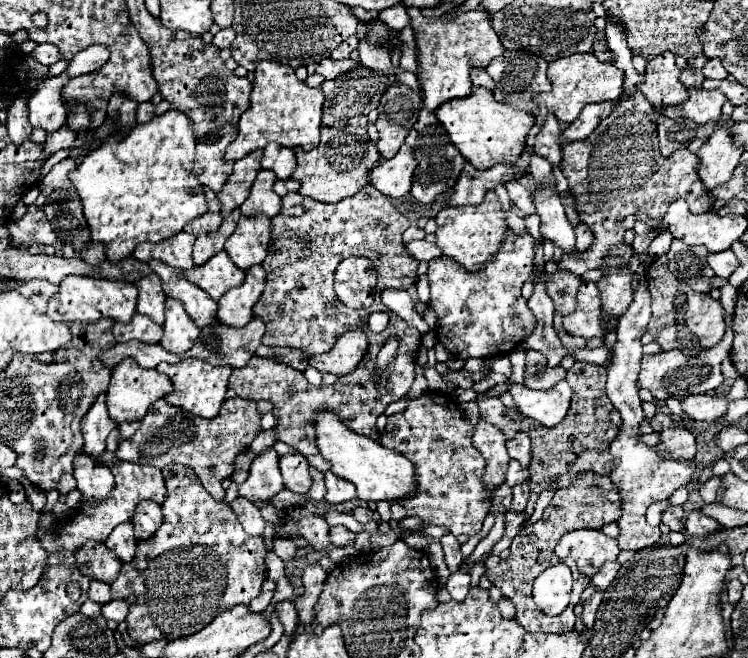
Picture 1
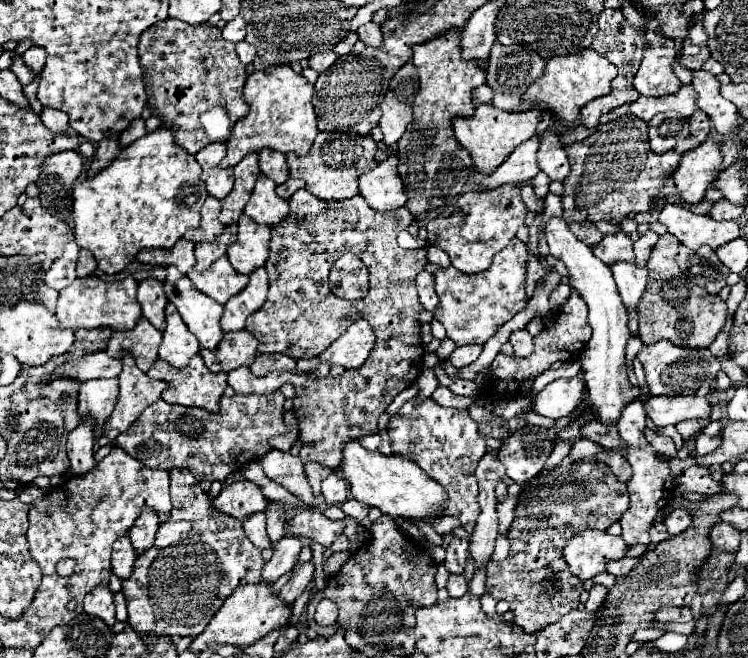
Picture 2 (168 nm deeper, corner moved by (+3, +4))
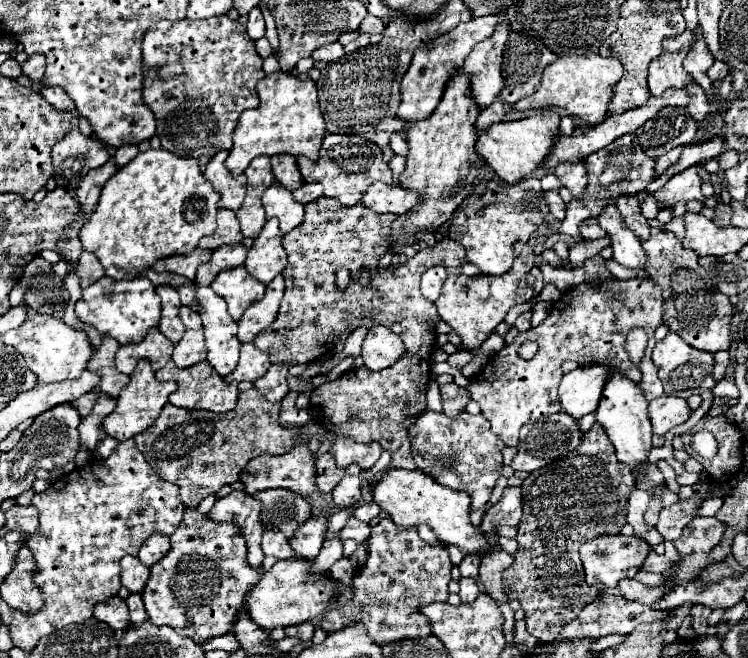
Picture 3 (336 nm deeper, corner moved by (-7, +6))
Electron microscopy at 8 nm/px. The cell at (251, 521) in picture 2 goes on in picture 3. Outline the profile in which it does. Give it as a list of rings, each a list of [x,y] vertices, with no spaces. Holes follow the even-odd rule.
[[[268,530],[262,536],[262,550],[266,556],[274,556],[278,560],[286,560],[294,556],[294,550],[288,542],[288,538],[284,534],[280,534],[278,530]]]

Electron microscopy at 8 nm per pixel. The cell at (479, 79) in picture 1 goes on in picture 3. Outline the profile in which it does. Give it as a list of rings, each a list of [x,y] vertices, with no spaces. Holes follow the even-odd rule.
[[[496,98],[496,102],[494,102],[492,106],[488,106],[488,108],[484,108],[484,110],[480,112],[478,122],[476,122],[478,134],[484,132],[484,130],[488,130],[488,128],[490,128],[492,124],[496,124],[496,122],[502,122],[502,116],[504,116],[504,106],[502,106],[500,98]]]

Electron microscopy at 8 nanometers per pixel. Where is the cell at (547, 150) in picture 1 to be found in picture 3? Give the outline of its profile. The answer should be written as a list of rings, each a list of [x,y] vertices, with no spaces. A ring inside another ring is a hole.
[[[562,162],[554,168],[556,176],[560,178],[560,182],[572,192],[572,196],[578,200],[584,194],[584,188],[588,186],[588,176],[586,176],[586,168],[582,162]]]

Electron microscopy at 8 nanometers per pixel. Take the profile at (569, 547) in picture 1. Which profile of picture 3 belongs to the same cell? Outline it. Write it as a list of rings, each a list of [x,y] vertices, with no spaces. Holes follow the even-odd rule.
[[[600,536],[594,538],[592,542],[586,542],[580,546],[580,558],[584,564],[586,572],[586,582],[598,590],[606,588],[616,588],[620,580],[624,578],[634,578],[638,570],[642,568],[646,556],[650,552],[650,546],[638,538],[638,536]]]

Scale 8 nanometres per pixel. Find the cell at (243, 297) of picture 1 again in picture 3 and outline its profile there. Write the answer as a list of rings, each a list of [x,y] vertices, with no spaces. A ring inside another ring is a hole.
[[[278,276],[268,288],[266,288],[266,296],[252,304],[246,312],[244,318],[238,322],[238,340],[244,342],[252,342],[260,332],[264,332],[278,316],[278,308],[280,308],[280,300],[284,296],[284,278]]]

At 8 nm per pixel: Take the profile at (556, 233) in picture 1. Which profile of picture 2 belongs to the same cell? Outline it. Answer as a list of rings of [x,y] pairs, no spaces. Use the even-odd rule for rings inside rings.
[[[556,216],[548,218],[548,222],[544,226],[544,236],[550,246],[550,254],[566,264],[572,290],[576,290],[588,304],[588,310],[590,310],[588,324],[592,326],[594,334],[588,340],[580,362],[582,362],[584,382],[590,392],[590,406],[596,410],[596,418],[600,422],[612,424],[618,420],[618,416],[622,412],[622,404],[626,400],[630,400],[630,396],[640,394],[638,388],[630,386],[628,374],[626,374],[624,350],[626,350],[626,342],[630,338],[626,308],[622,308],[622,300],[618,296],[618,288],[614,284],[610,266],[606,266],[602,260],[598,260],[592,254],[592,248],[582,244],[568,230],[568,224],[562,218],[556,218]]]

